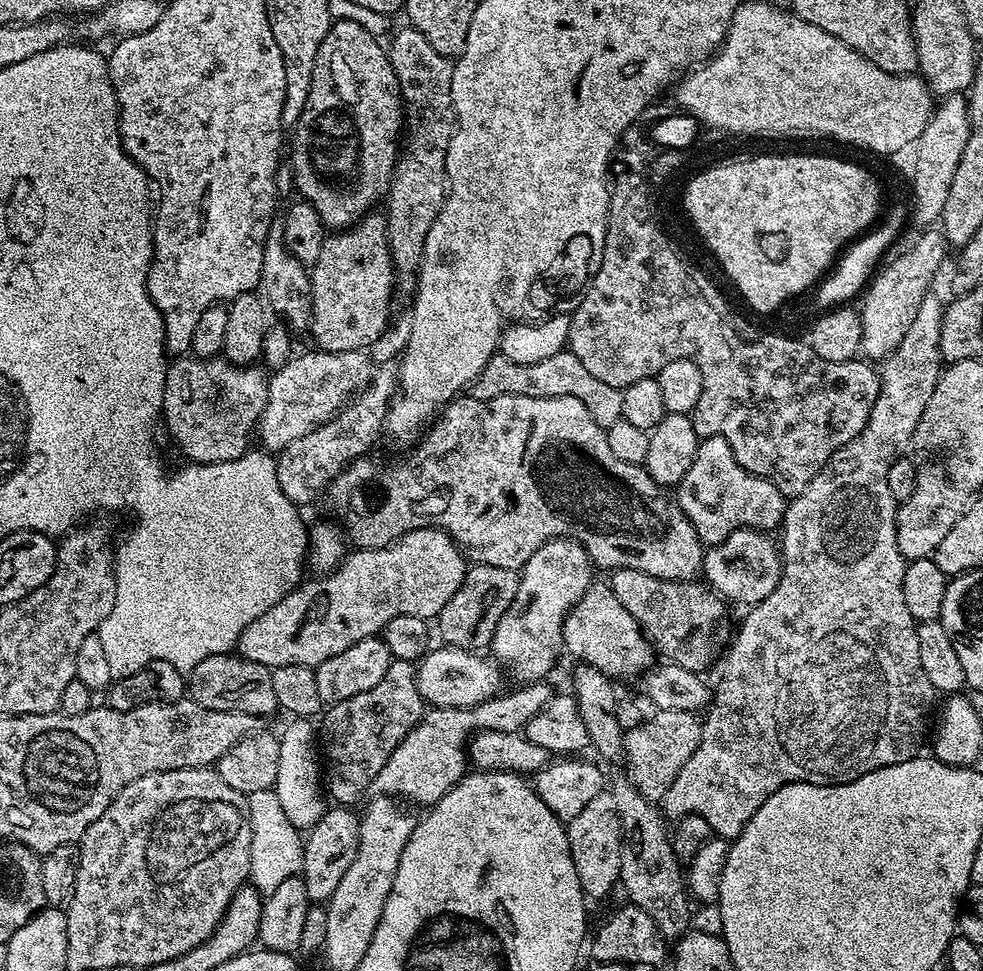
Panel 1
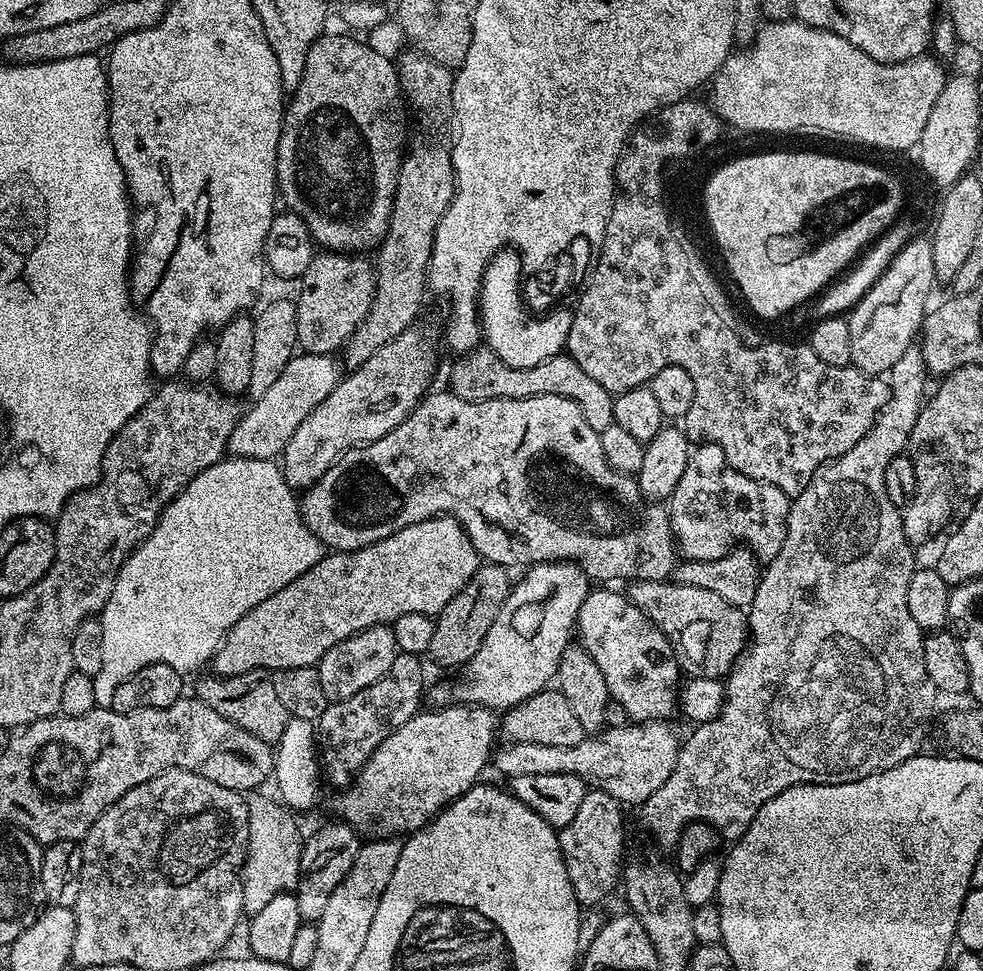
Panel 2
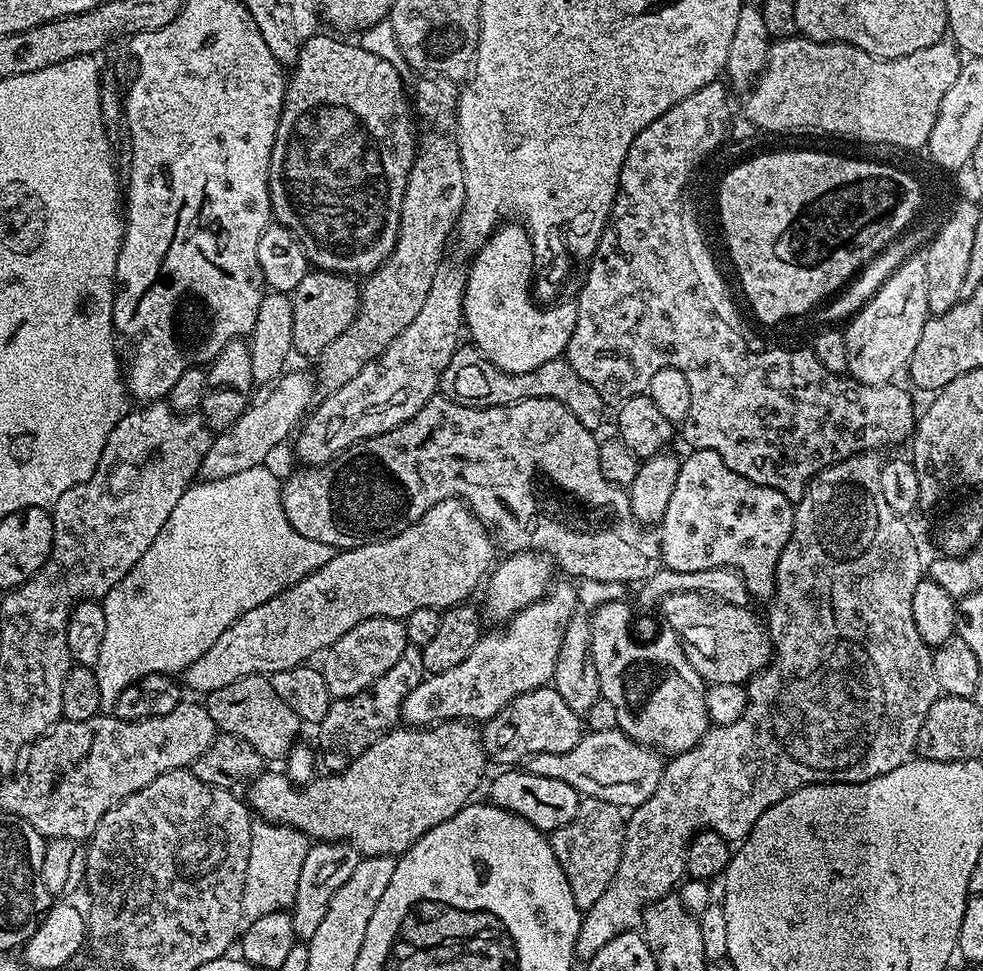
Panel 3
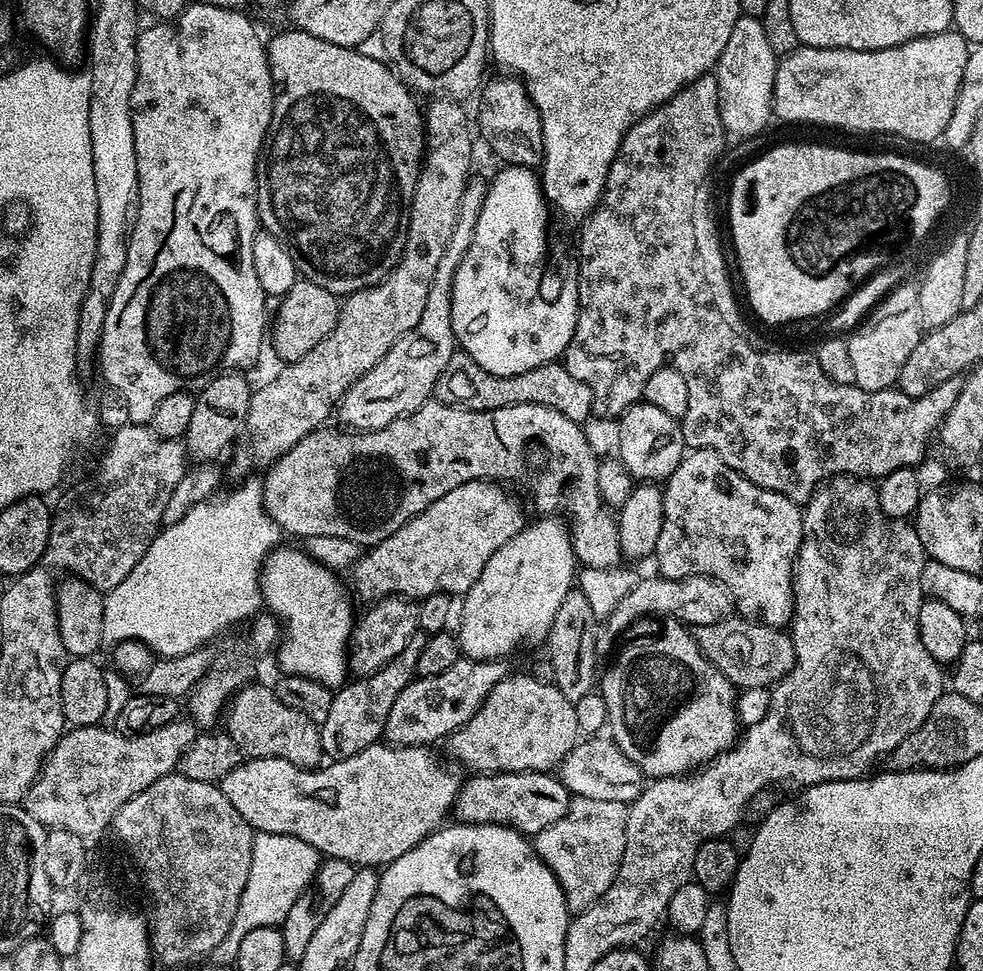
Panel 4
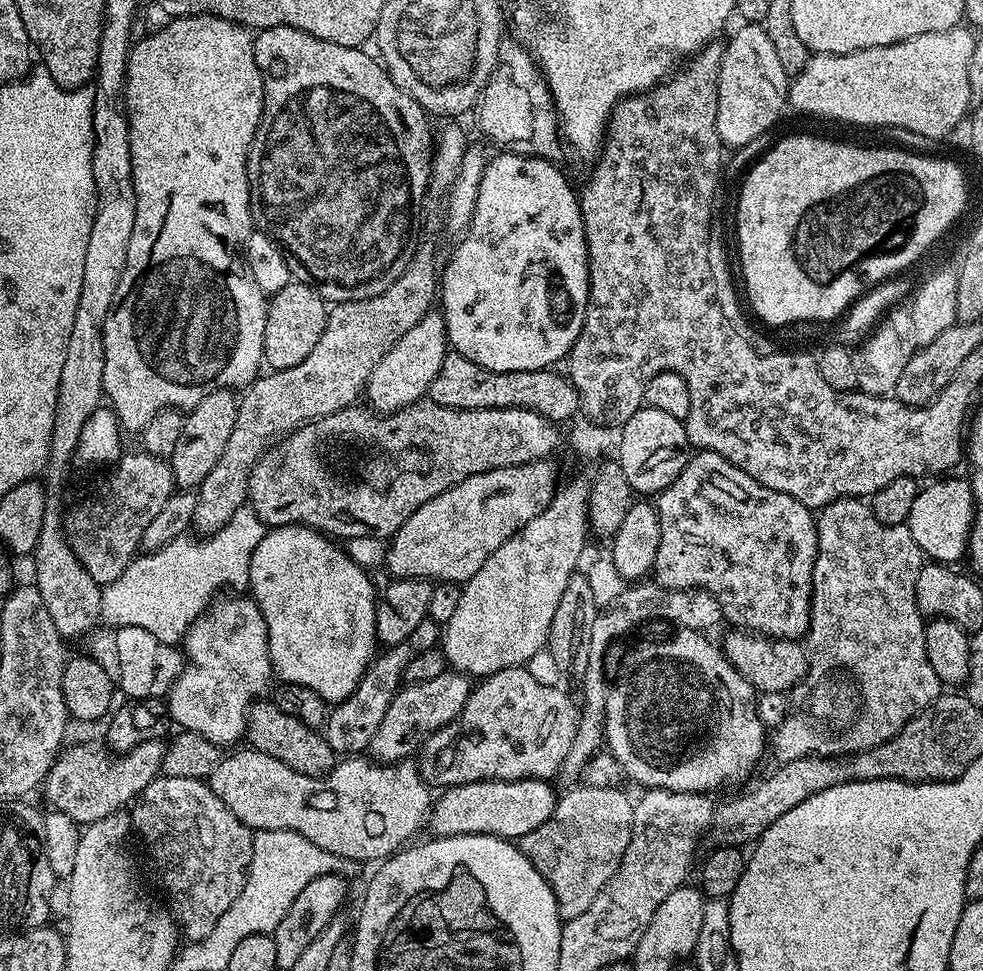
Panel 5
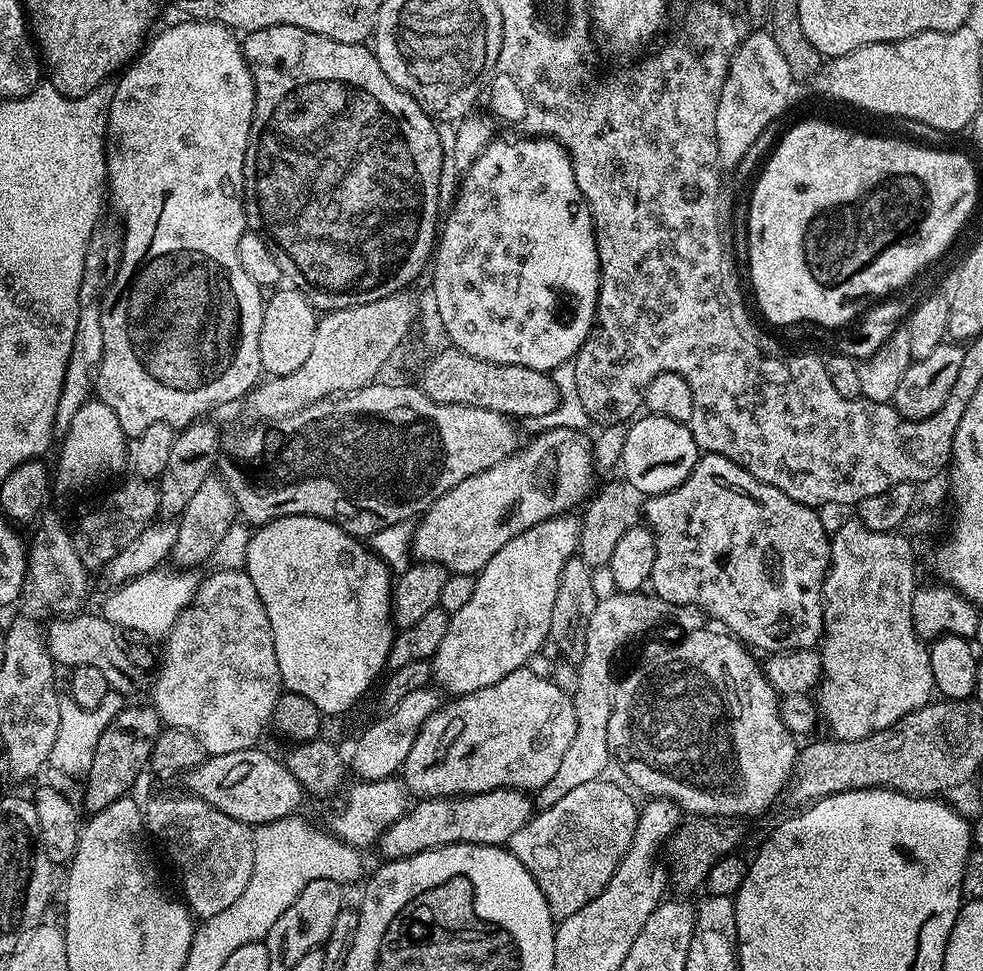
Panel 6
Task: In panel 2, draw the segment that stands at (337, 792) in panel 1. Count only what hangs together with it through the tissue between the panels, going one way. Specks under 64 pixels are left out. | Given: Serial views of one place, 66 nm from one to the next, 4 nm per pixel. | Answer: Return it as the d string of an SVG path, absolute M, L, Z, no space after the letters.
M405 652L397 653L394 666L373 686L358 691L353 697L329 703L322 718L317 721L317 741L323 775L337 788L345 788L351 784L357 773L369 760L370 754L378 748L402 723L408 722L421 709L422 692L424 690L424 668L421 657Z

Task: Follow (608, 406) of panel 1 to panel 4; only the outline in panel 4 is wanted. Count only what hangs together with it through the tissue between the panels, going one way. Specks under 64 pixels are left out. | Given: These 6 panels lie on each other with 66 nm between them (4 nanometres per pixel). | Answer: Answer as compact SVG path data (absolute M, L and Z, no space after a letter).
M457 350L450 362L446 362L446 370L438 374L434 396L439 403L455 404L458 408L469 408L475 412L498 410L502 406L537 404L566 414L566 418L578 425L583 425L584 419L592 416L590 386L586 386L586 382L578 382L578 378L574 378L574 374L570 374L570 370L566 370L560 362L543 364L534 370L526 370L526 374L499 376L490 374L490 370L482 370L474 358Z

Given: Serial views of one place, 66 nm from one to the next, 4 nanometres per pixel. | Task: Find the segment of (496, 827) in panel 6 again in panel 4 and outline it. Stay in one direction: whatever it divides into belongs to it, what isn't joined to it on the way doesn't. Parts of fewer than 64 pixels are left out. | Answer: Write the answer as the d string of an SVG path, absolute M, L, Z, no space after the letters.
M490 772L472 774L460 785L454 816L462 824L505 824L534 838L568 813L570 793L559 775L547 772Z

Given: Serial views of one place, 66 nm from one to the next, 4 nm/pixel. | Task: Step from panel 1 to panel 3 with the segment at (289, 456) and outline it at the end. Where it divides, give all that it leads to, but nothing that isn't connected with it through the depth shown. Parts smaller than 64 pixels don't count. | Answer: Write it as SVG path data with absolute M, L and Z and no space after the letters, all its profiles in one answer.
M451 256L441 260L438 270L434 270L434 282L430 282L430 291L414 322L410 322L410 326L386 346L382 355L362 366L346 386L331 389L325 395L328 397L307 413L294 436L296 456L301 465L325 464L359 440L369 440L394 430L402 422L414 418L414 414L437 395L442 370L446 370L461 343L464 328L464 290L468 270L458 257Z

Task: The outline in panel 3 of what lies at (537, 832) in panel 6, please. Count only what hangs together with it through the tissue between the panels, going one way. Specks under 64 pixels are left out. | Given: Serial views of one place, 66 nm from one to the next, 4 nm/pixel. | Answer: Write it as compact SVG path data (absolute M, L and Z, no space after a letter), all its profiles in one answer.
M585 799L580 812L567 824L551 833L552 849L570 882L570 894L582 910L587 910L606 894L618 870L624 845L625 813L618 806L601 800Z

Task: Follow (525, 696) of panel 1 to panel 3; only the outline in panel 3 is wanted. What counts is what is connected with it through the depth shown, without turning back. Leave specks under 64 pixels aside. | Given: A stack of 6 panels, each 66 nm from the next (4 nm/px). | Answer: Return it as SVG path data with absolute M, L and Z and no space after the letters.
M444 720L431 726L396 726L348 768L317 775L301 788L283 771L265 770L247 785L246 800L261 821L297 828L313 841L347 842L361 857L399 857L422 834L470 803L480 779L481 784L485 779L484 760L482 732L475 723Z

